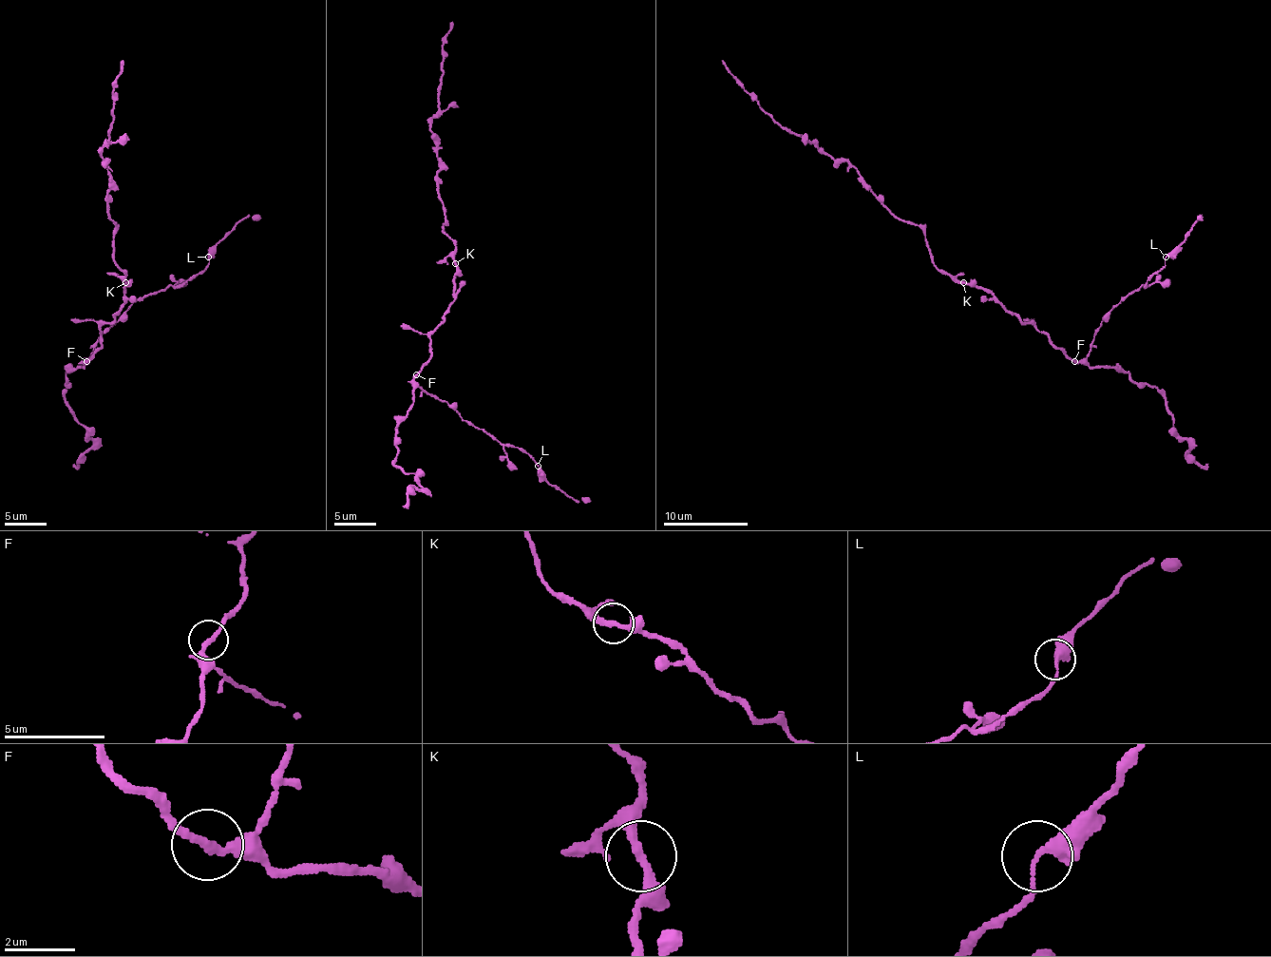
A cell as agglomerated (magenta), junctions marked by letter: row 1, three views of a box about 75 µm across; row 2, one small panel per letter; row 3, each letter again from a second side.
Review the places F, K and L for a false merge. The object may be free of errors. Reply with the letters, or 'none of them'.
none of them

